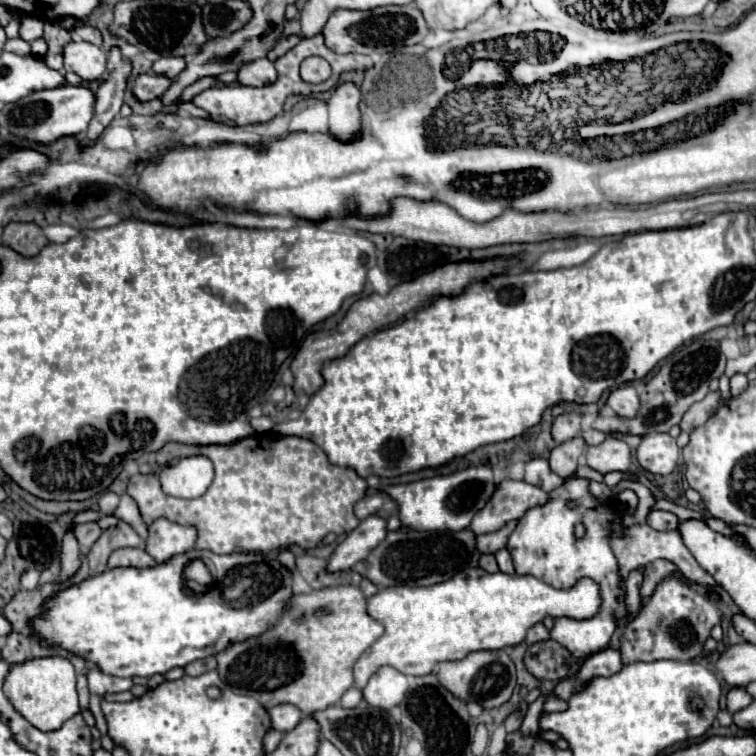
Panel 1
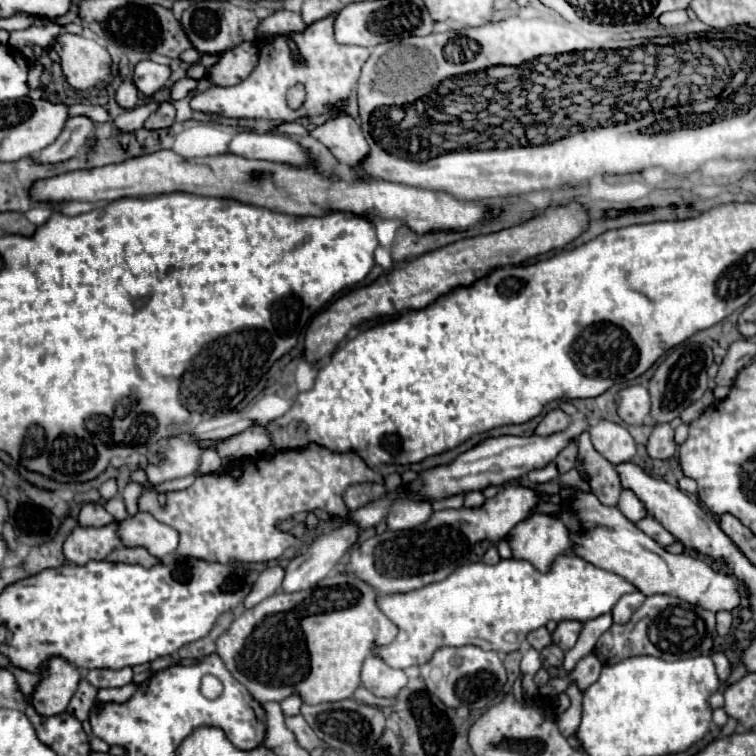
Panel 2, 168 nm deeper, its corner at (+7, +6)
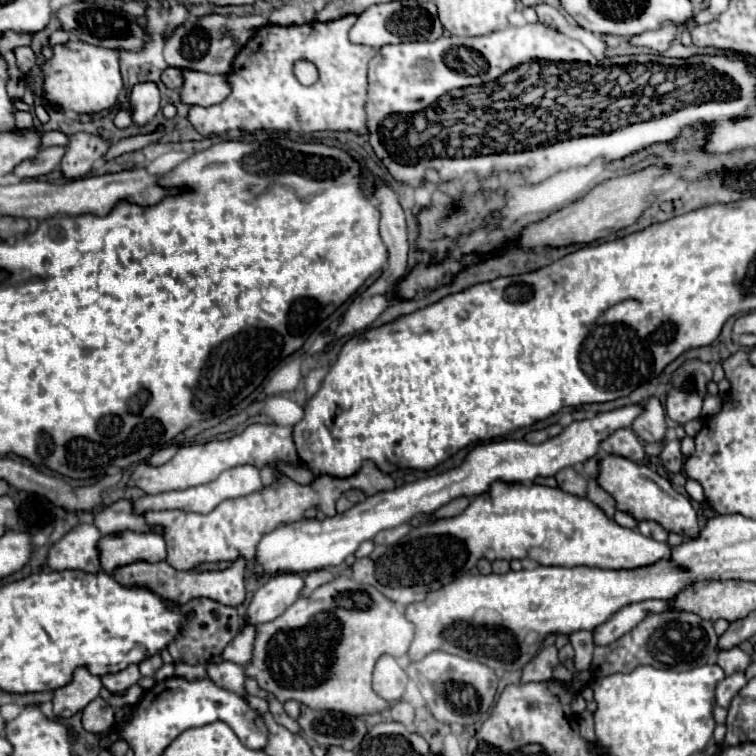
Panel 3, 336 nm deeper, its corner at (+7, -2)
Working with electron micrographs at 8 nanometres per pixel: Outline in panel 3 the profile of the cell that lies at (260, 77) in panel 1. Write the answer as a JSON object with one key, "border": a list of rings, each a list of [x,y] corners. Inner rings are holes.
{"border":[[[183,68],[185,84],[181,88],[181,100],[191,106],[221,104],[231,94],[229,74],[205,74]]]}

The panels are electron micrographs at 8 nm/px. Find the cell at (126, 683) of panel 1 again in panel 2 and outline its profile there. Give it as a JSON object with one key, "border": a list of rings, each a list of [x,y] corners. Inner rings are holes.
{"border":[[[121,668],[121,670],[89,670],[85,674],[85,680],[89,680],[97,688],[119,688],[129,684],[133,678],[131,668]]]}

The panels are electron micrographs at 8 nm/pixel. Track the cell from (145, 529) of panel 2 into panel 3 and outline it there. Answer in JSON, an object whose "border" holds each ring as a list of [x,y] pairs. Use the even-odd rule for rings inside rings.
{"border":[[[121,532],[101,538],[101,566],[105,572],[113,572],[117,564],[129,564],[129,560],[153,560],[167,558],[167,546],[161,534],[149,532]]]}

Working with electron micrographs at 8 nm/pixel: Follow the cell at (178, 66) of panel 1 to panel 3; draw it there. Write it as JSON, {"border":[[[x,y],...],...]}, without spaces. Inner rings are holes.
{"border":[[[139,82],[131,90],[133,122],[147,124],[161,108],[161,92],[155,82]]]}

